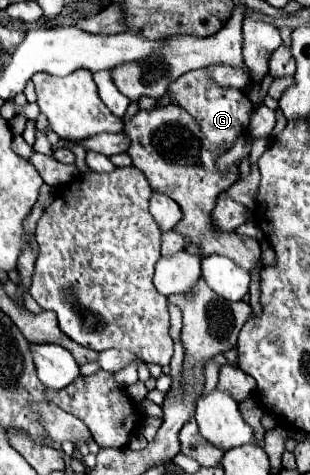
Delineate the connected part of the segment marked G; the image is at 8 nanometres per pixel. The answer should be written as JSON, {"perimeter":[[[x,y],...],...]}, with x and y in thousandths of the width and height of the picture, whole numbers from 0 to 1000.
{"perimeter":[[[629,145],[629,149],[610,149],[603,158],[584,158],[565,175],[552,175],[552,183],[539,187],[539,200],[526,200],[526,208],[461,204],[442,217],[448,217],[448,229],[494,229],[494,225],[519,221],[532,208],[590,225],[629,251],[629,259],[642,259],[655,284],[687,305],[700,305],[713,318],[745,314],[758,305],[765,288],[797,280],[803,246],[816,238],[816,217],[797,208],[797,200],[784,192],[732,192],[719,183],[694,183],[694,175],[681,175],[681,166],[668,166],[668,145]]]}

